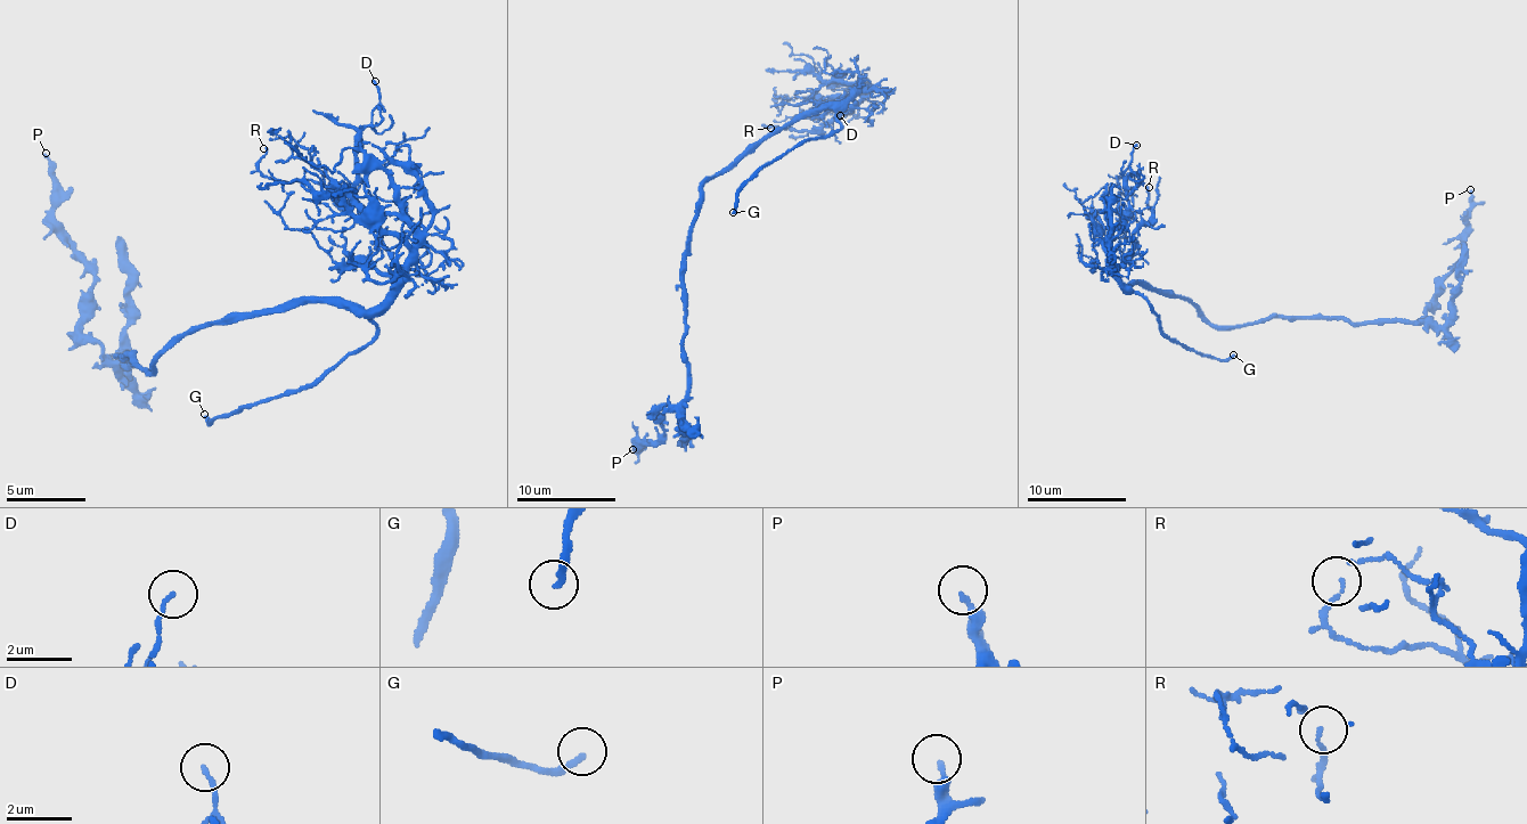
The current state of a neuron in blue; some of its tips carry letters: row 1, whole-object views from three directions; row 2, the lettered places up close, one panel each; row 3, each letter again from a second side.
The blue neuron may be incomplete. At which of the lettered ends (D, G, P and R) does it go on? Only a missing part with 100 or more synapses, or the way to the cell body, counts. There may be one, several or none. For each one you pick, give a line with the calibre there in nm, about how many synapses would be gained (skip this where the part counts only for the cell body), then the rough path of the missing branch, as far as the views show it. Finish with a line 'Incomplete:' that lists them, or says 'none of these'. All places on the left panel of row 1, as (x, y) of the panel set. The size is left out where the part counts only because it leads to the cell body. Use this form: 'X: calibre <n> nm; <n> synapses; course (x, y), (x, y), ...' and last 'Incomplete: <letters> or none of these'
G: calibre 200 nm; course (204, 414), (180, 410), (180, 386), (156, 367), (164, 319), (148, 303), (73, 347)
Incomplete: G

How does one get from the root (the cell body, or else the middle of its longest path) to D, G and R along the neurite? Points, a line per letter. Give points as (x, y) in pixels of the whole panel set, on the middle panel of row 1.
D: (700, 197), (708, 180), (767, 137), (865, 90), (837, 95), (827, 105), (837, 105), (840, 115)
G: (700, 197), (708, 180), (767, 137), (830, 107), (840, 128), (767, 162), (742, 187), (733, 212)
R: (700, 197), (708, 180), (767, 137), (852, 98), (832, 122), (809, 130), (770, 128)

